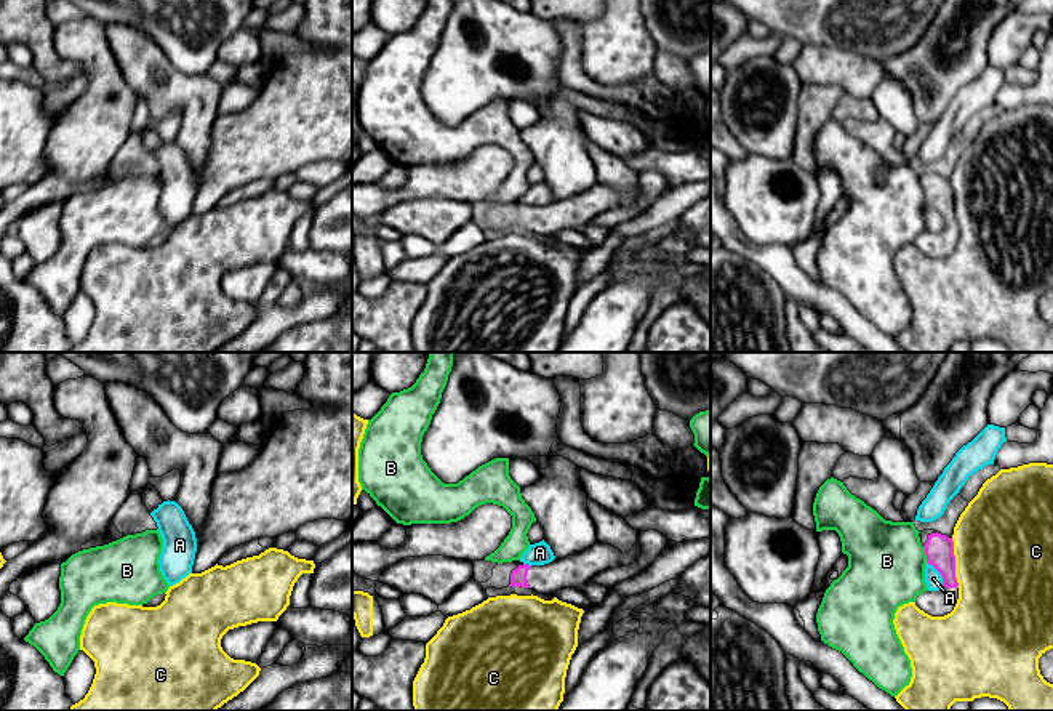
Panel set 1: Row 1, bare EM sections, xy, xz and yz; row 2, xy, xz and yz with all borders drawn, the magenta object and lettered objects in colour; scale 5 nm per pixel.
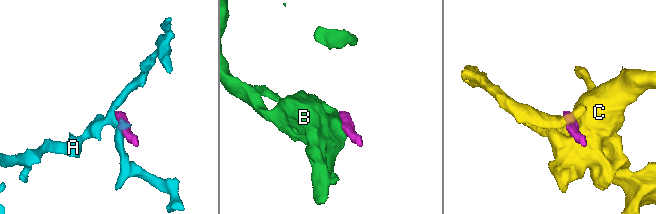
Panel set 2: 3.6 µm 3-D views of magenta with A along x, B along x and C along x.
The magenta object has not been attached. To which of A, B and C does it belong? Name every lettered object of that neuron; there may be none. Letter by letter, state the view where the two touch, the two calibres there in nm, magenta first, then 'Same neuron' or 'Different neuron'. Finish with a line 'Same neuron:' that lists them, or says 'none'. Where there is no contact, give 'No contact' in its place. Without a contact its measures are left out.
A: Touches magenta in yz. Thickness 140 nm (magenta) against 90 nm. Different neuron
B: Touches magenta in yz. Thickness 140 nm (magenta) against 380 nm. Different neuron
C: Touches magenta in yz. Thickness 140 nm (magenta) against 500 nm. Different neuron
Same neuron: none

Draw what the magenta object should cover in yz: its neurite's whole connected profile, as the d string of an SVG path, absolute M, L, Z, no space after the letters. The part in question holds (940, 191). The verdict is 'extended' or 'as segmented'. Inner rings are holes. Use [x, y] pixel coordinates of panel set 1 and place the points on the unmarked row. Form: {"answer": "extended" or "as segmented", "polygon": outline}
{"answer": "extended", "polygon": "M923 171L919 178L927 202L941 215L944 229L941 232L925 232L919 235L915 247L931 258L944 258L954 251L959 240L954 183L935 171Z"}

